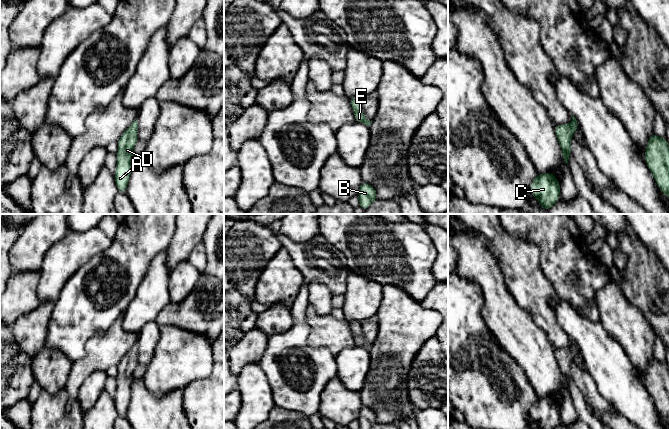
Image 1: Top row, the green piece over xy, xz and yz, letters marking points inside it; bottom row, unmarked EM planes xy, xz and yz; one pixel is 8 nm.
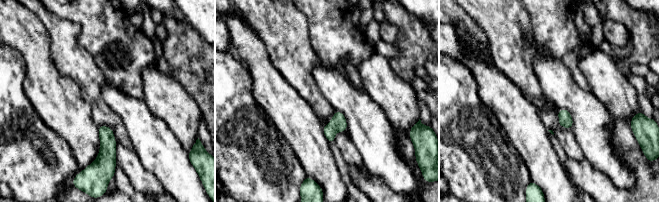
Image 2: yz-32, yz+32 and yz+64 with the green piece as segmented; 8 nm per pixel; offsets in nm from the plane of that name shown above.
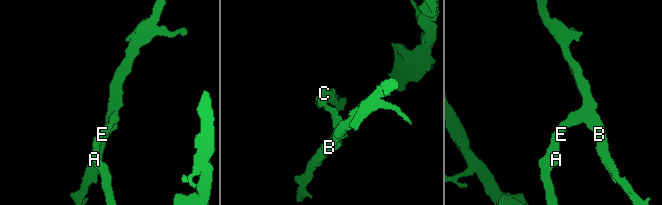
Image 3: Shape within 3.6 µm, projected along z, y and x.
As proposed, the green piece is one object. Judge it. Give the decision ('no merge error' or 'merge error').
no merge error

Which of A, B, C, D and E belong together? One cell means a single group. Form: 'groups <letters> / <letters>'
groups A B C D E

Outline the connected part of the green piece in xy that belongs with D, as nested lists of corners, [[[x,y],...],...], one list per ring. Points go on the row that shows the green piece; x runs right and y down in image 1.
[[[138,121],[122,134],[117,141],[118,152],[116,154],[117,166],[114,173],[115,183],[119,192],[126,193],[128,181],[131,175],[131,162],[133,158],[133,148],[139,140],[137,136]]]

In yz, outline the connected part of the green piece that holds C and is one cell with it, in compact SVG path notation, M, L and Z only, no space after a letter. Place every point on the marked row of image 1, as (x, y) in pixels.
M554 173L538 174L531 184L531 195L538 199L540 206L550 209L560 195L560 183Z

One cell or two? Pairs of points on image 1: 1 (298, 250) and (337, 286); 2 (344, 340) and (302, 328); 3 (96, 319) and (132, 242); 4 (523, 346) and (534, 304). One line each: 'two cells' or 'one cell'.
1: one cell
2: two cells
3: one cell
4: two cells

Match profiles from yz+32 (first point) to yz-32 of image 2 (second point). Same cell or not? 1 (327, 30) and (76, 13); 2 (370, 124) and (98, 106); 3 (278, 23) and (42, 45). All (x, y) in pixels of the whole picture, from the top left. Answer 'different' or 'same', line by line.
1: same
2: different
3: different

